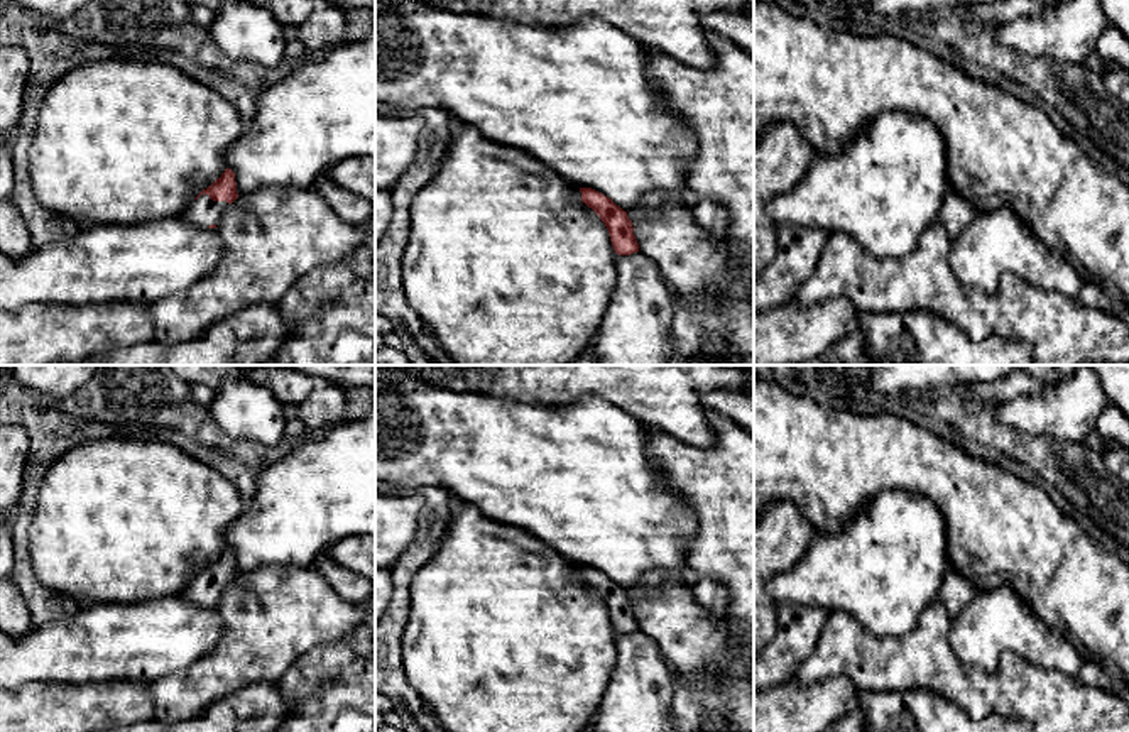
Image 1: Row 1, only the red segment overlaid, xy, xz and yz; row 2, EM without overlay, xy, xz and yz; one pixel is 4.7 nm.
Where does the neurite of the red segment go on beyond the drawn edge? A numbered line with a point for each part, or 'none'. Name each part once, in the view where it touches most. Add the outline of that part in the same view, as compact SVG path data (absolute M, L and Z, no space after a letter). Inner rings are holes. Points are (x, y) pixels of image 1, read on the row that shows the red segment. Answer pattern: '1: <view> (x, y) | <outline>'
1: xy (203, 212) | M201 194L188 205L184 216L188 221L201 228L208 228L210 225L216 225L220 221L226 206L226 201L213 201L208 194Z

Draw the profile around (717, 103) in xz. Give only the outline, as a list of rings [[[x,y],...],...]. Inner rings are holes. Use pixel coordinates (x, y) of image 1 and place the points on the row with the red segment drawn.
[[[708,32],[715,66],[696,69],[646,47],[647,76],[663,91],[668,108],[690,125],[698,152],[686,178],[693,199],[713,198],[728,210],[725,242],[732,270],[754,270],[754,59],[730,39]]]

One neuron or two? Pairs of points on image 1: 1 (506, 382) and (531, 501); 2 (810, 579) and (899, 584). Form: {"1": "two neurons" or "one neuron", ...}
{"1": "two neurons", "2": "one neuron"}

